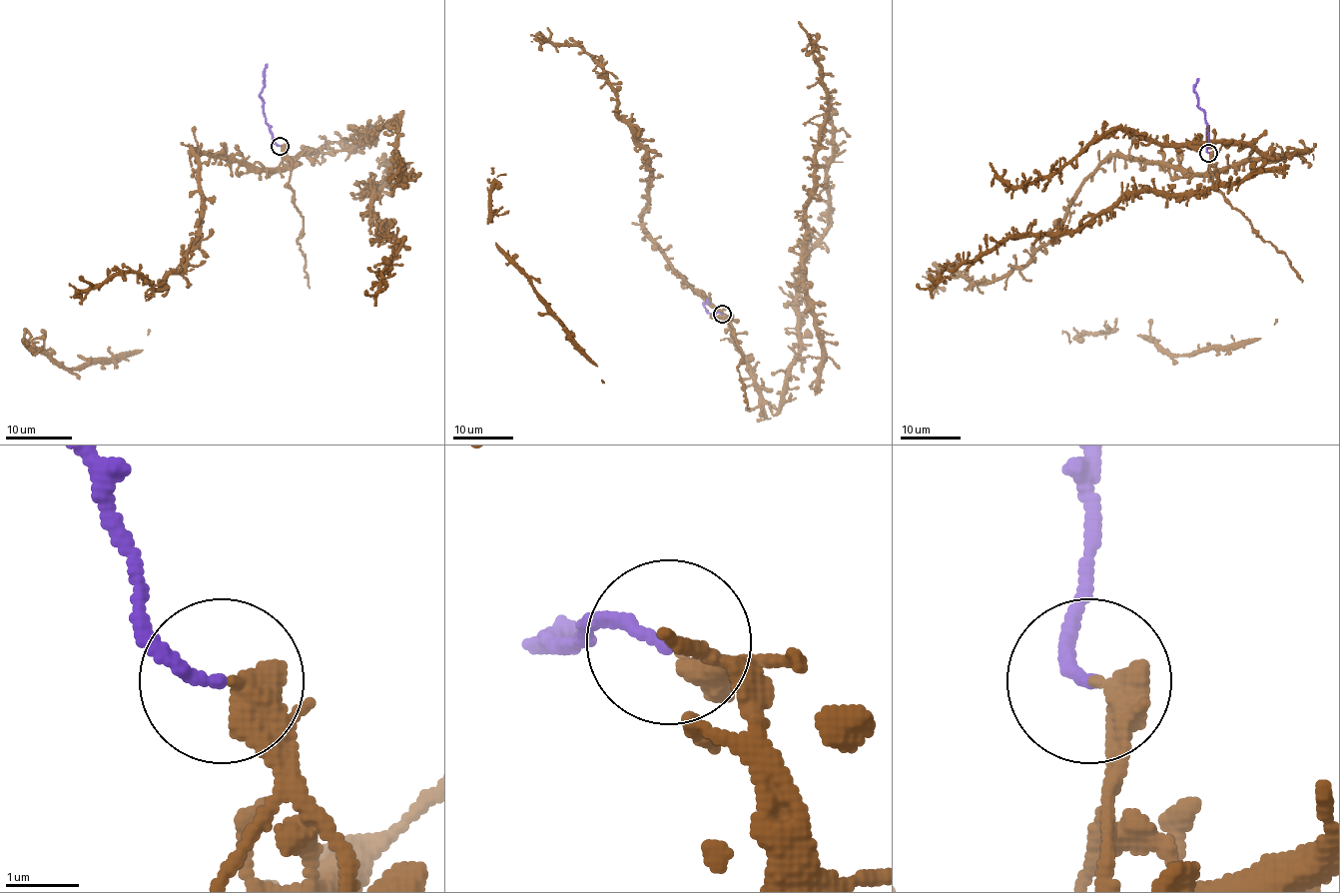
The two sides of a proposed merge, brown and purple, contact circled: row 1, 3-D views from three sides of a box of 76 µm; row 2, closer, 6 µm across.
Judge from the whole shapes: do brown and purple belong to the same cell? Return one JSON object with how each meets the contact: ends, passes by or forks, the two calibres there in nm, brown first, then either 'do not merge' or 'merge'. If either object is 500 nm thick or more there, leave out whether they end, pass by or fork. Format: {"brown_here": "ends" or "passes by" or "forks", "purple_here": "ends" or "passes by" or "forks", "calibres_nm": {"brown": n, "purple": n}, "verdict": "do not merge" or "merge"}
{"brown_here": "passes by", "purple_here": "ends", "calibres_nm": {"brown": 300, "purple": 170}, "verdict": "merge"}

